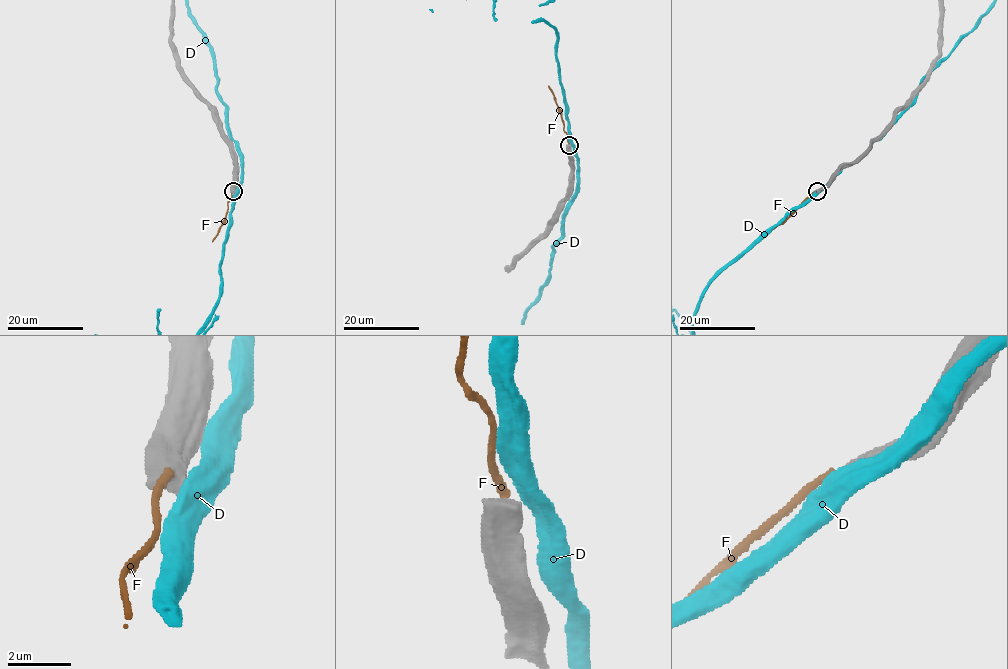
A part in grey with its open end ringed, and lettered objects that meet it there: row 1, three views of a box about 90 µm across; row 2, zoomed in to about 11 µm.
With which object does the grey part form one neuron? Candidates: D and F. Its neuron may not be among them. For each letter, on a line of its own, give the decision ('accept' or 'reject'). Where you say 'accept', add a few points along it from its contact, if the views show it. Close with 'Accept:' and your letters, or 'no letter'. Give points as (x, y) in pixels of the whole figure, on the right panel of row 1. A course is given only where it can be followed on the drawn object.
D: reject
F: reject
Accept: no letter

